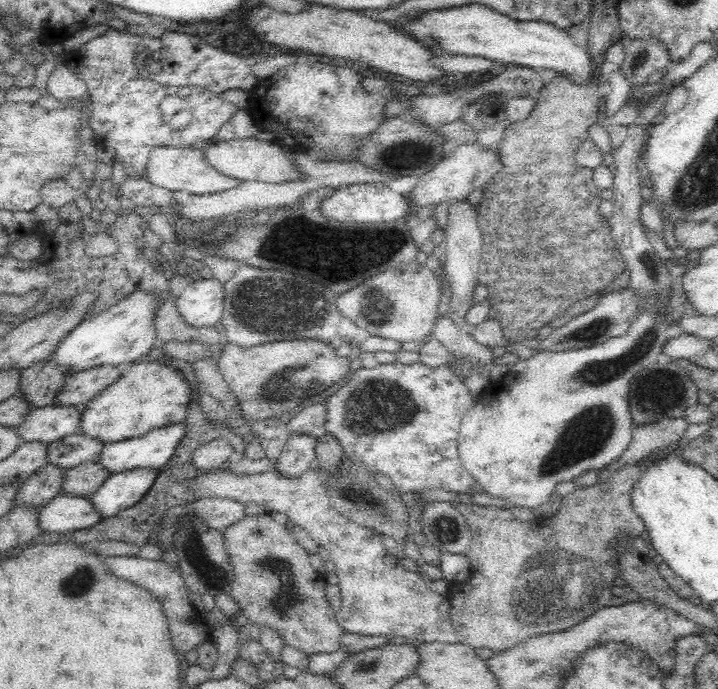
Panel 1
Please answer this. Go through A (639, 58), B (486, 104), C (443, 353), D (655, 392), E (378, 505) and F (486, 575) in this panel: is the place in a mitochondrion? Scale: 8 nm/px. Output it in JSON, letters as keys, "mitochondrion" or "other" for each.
{"A":"mitochondrion","B":"other","C":"other","D":"mitochondrion","E":"mitochondrion","F":"other"}

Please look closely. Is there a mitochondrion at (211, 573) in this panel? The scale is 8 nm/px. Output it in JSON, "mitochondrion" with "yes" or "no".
{"mitochondrion":"yes"}

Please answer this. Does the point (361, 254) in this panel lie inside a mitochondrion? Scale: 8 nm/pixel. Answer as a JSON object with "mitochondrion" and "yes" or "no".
{"mitochondrion":"yes"}

